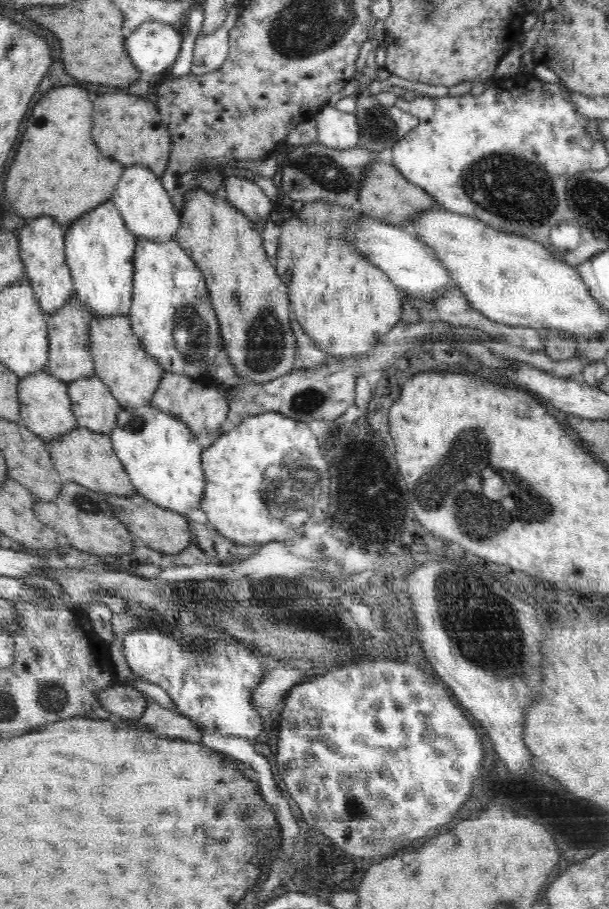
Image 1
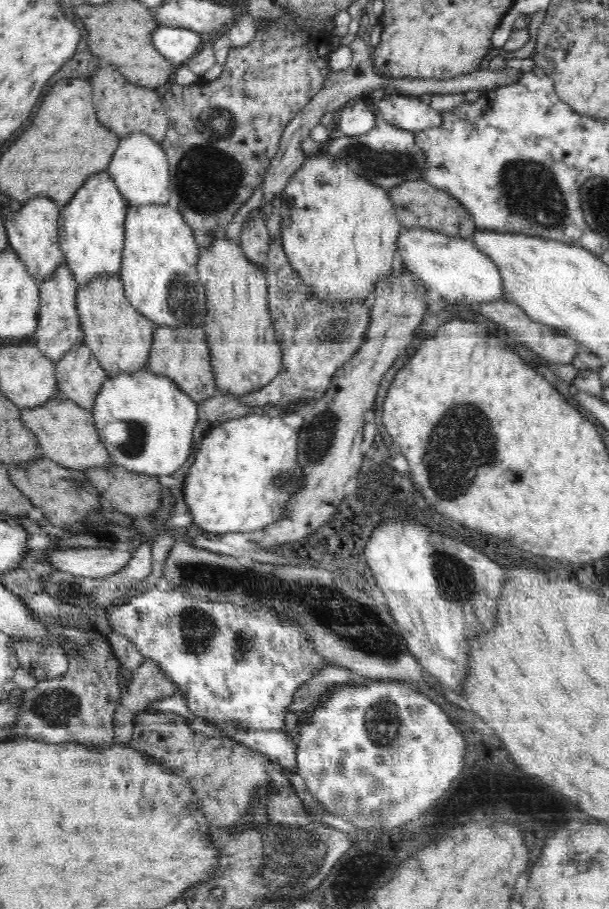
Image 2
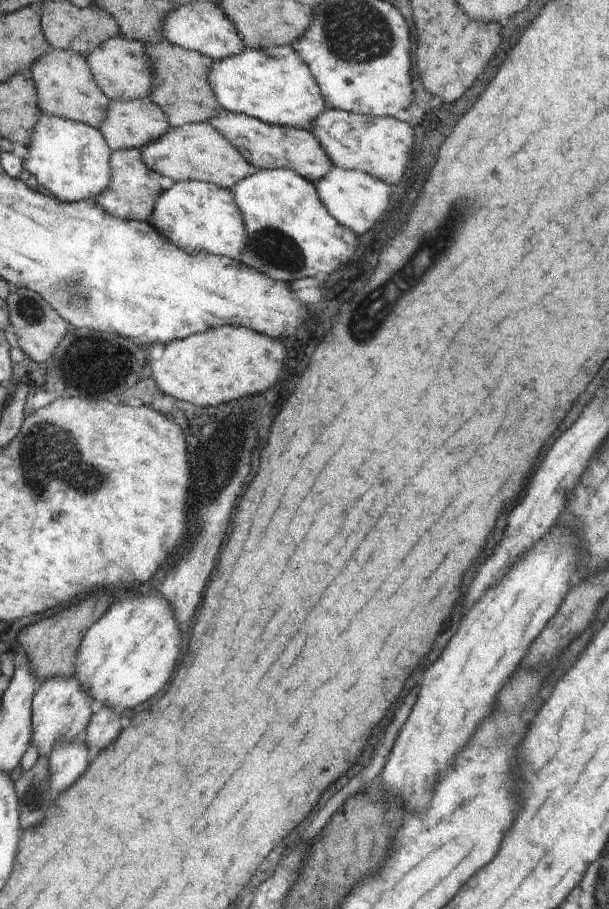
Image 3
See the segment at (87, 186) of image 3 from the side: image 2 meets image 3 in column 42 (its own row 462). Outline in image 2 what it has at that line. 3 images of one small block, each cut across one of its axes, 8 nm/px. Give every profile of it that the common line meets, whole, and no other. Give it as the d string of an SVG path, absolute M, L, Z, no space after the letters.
M142 367L108 375L95 395L91 416L94 417L101 442L106 444L110 458L117 466L124 466L138 474L170 476L178 472L192 454L193 430L199 419L198 407L197 401L182 391L168 375Z

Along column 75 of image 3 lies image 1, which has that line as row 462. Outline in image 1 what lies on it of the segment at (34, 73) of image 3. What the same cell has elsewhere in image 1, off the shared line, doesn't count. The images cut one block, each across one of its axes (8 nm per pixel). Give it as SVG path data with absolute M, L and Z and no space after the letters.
M74 426L61 437L52 439L47 445L47 451L51 461L63 481L74 481L88 489L96 491L102 497L110 494L136 494L126 469L123 468L117 454L111 445L111 435L96 433L96 431L83 427Z

